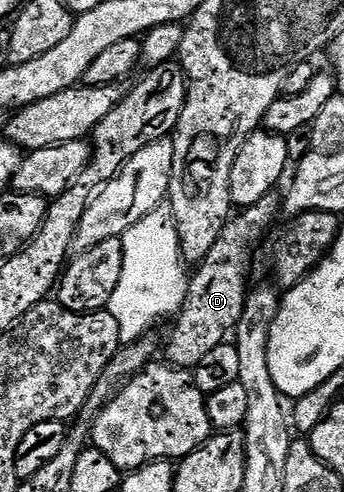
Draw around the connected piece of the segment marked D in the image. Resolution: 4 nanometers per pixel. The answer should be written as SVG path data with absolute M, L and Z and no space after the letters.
M281 190L269 191L256 205L241 208L226 224L216 245L208 249L208 257L197 264L198 271L189 276L186 300L173 320L174 332L166 343L165 362L183 369L193 369L216 345L227 342L238 326L240 313L244 313L244 301L248 294L246 274L250 271L250 254L254 246L266 235L266 230L284 211L284 195Z

